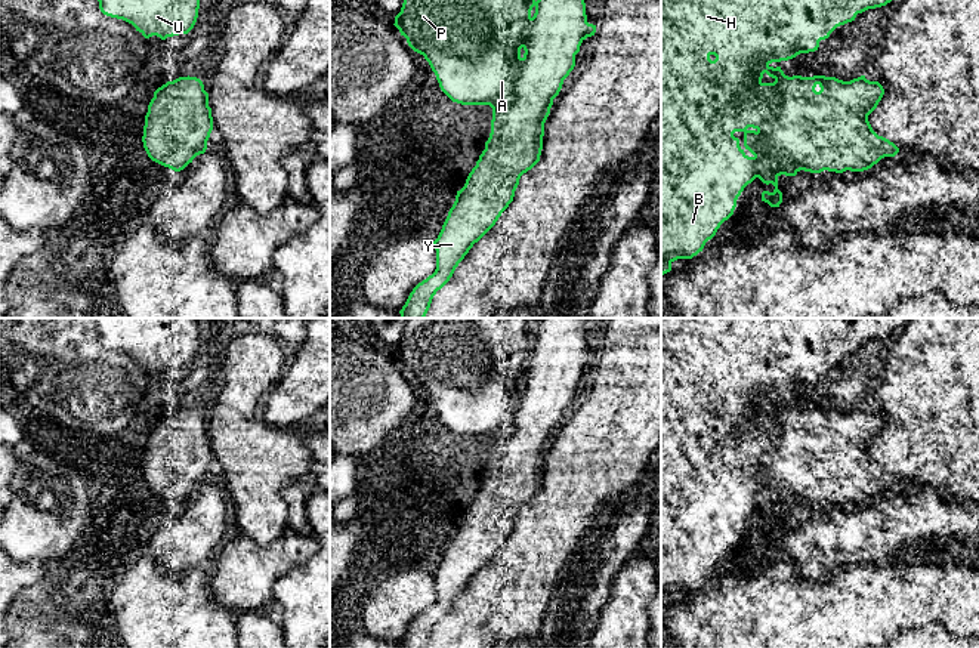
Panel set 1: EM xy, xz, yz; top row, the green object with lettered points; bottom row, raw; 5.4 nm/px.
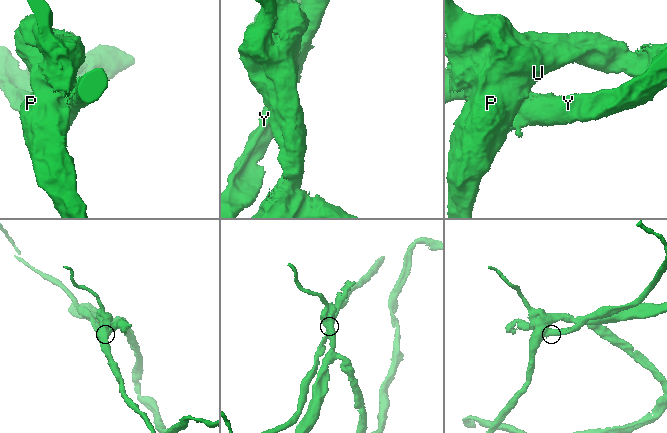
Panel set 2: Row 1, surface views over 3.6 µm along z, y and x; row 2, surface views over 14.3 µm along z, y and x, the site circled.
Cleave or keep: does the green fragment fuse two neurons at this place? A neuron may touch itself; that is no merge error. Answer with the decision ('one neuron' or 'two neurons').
two neurons

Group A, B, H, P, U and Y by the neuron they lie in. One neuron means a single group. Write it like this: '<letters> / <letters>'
A B H P U / Y

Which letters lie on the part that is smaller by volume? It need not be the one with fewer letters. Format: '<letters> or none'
Y

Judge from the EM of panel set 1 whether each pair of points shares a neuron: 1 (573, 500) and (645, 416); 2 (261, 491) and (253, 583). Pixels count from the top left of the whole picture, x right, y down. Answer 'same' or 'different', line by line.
1: same
2: different

